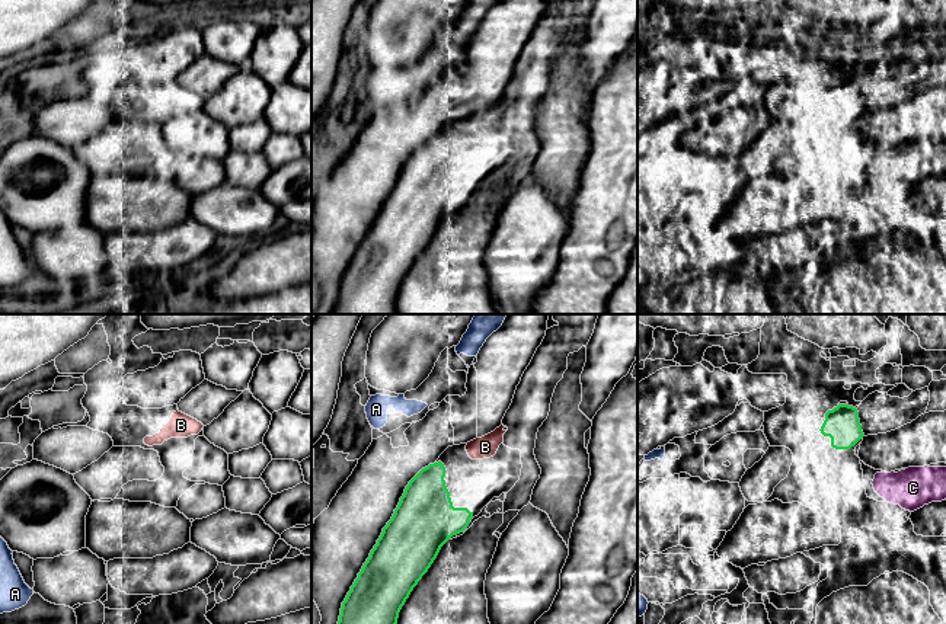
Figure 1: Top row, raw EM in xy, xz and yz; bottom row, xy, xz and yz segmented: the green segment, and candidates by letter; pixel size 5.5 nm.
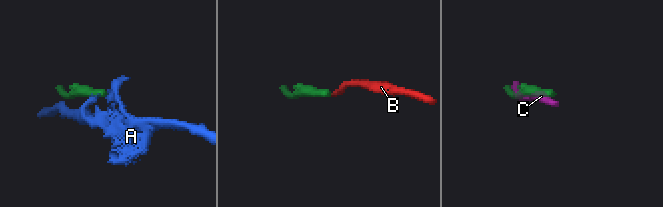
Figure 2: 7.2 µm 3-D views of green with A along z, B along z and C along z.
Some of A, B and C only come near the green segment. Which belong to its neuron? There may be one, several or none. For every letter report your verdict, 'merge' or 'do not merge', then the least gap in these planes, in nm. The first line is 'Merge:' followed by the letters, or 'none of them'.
Merge: B
A: do not merge; 280 nm apart
B: merge; 150 nm apart
C: do not merge; 200 nm apart

